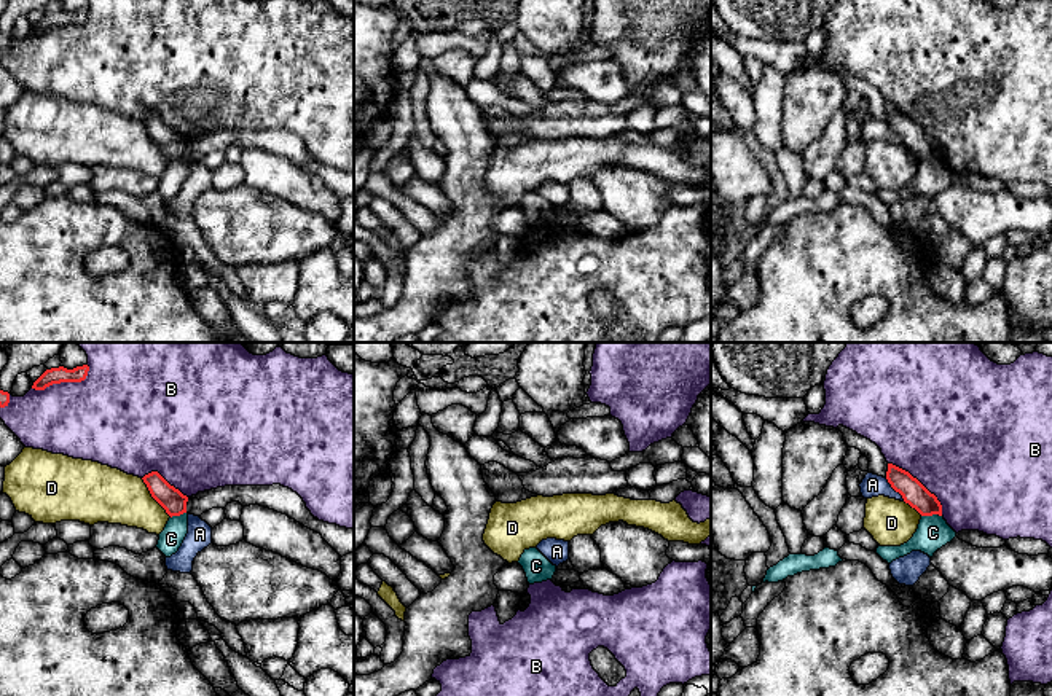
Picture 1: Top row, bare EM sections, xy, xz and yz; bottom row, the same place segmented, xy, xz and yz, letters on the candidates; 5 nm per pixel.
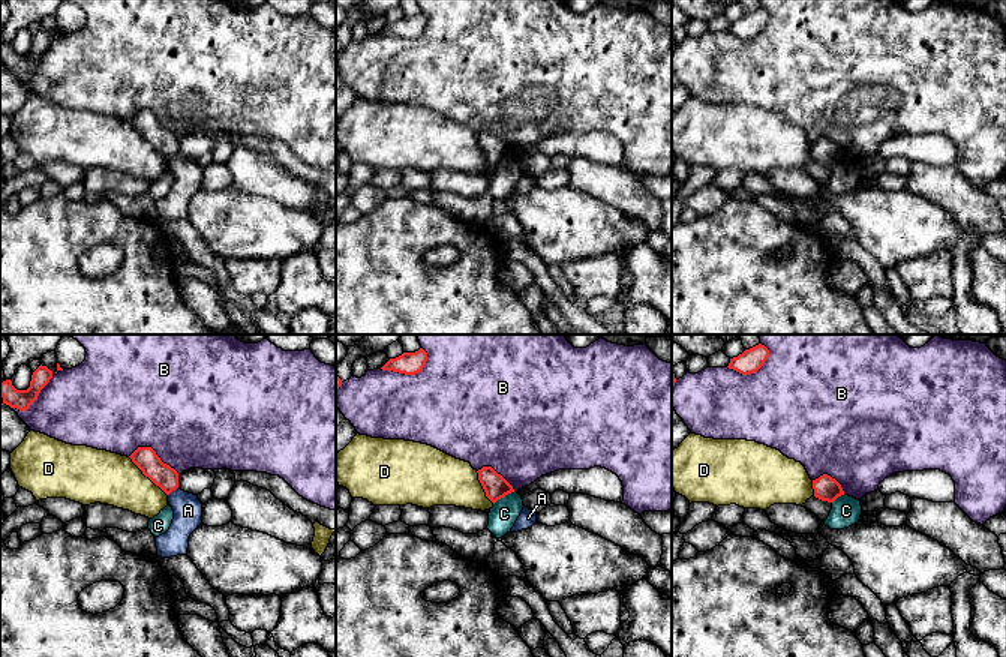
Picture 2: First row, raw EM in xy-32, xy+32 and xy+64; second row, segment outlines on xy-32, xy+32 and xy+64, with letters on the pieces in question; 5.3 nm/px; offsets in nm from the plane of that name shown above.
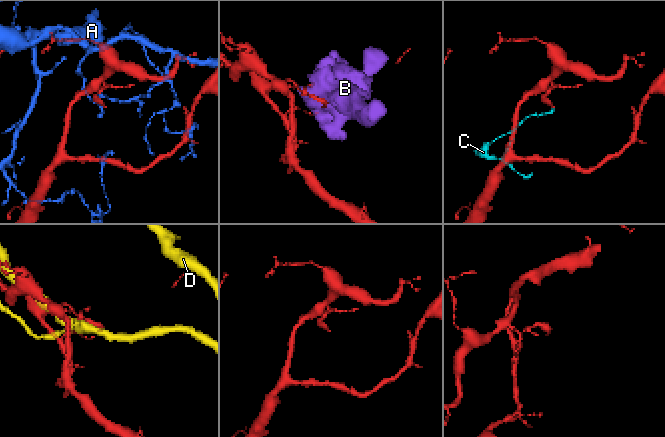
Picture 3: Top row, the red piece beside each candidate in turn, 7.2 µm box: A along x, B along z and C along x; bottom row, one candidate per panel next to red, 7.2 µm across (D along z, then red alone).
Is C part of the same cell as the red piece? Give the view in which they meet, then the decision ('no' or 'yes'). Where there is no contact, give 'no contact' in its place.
contact in yz; no

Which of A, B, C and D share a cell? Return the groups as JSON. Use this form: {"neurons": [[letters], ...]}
{"neurons": [["A"], ["B"], ["C"], ["D"]]}

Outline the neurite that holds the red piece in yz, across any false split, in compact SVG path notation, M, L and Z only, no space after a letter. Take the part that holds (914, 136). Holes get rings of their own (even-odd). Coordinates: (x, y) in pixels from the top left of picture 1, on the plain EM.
M888 107L886 123L899 135L905 147L915 151L921 159L942 159L942 148L917 121L909 115Z

